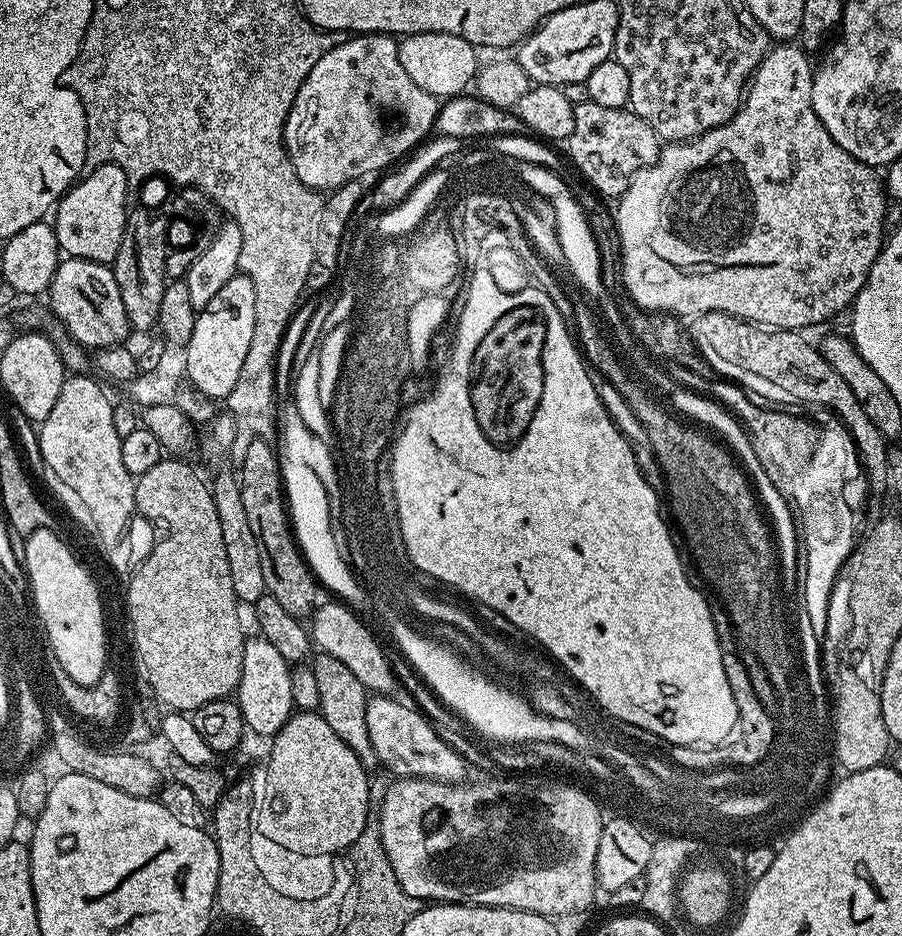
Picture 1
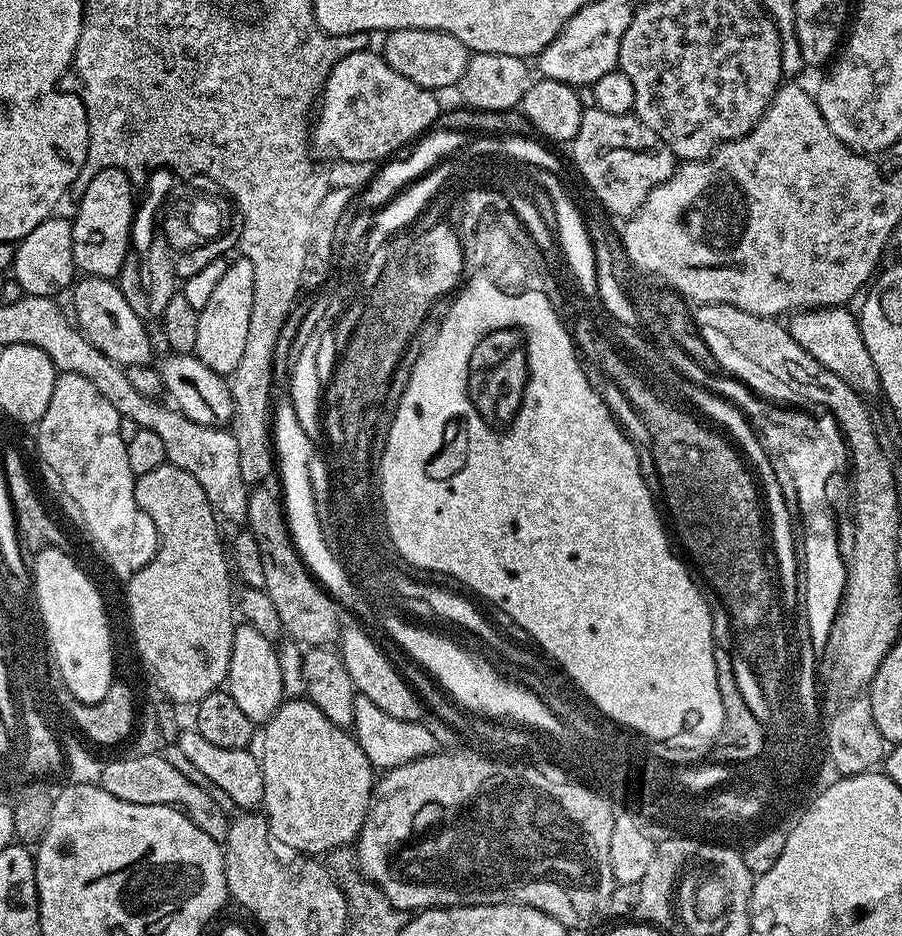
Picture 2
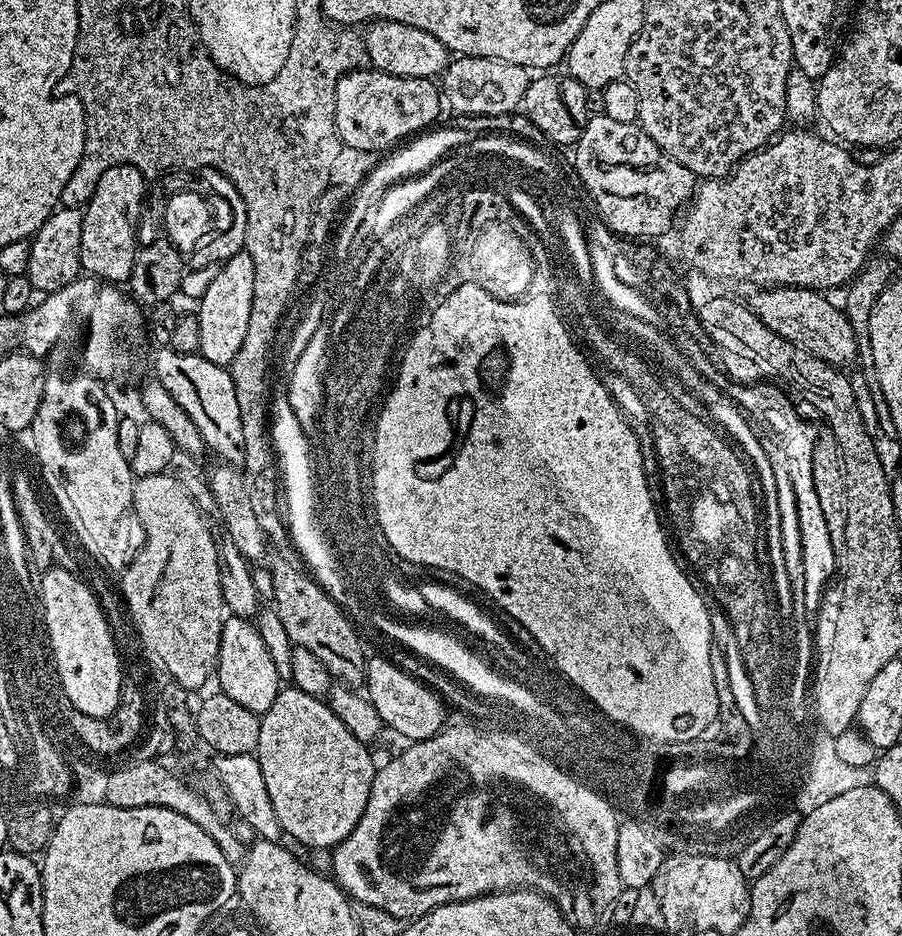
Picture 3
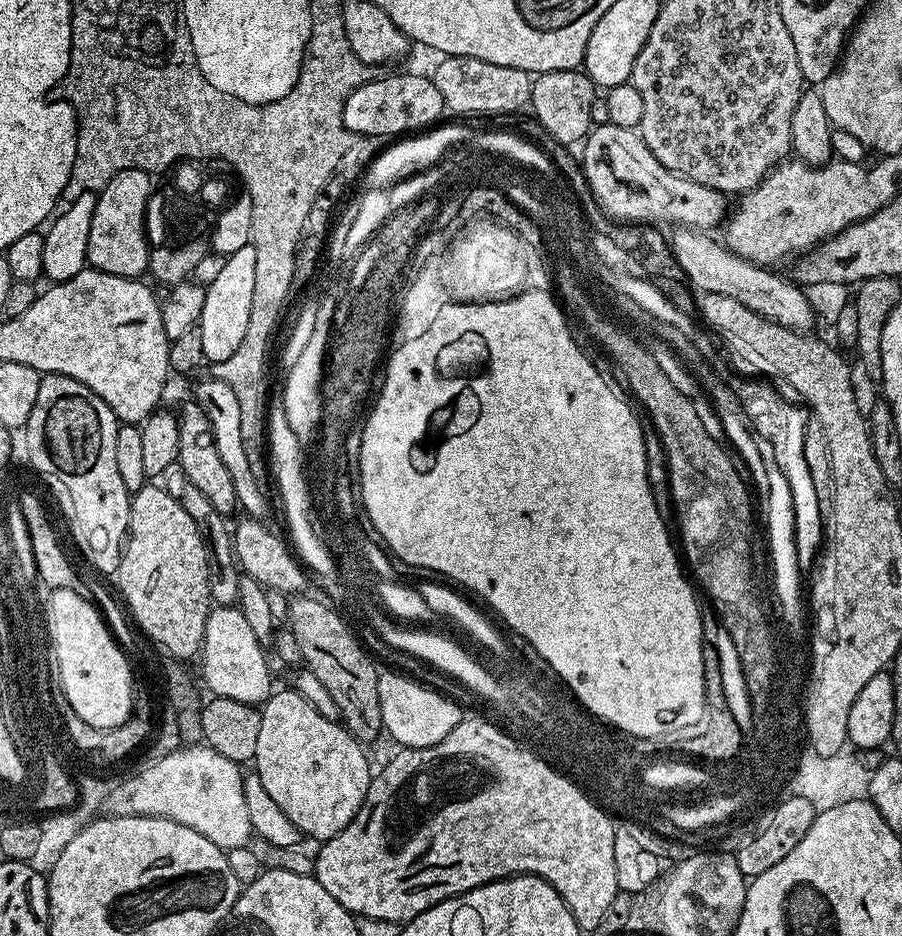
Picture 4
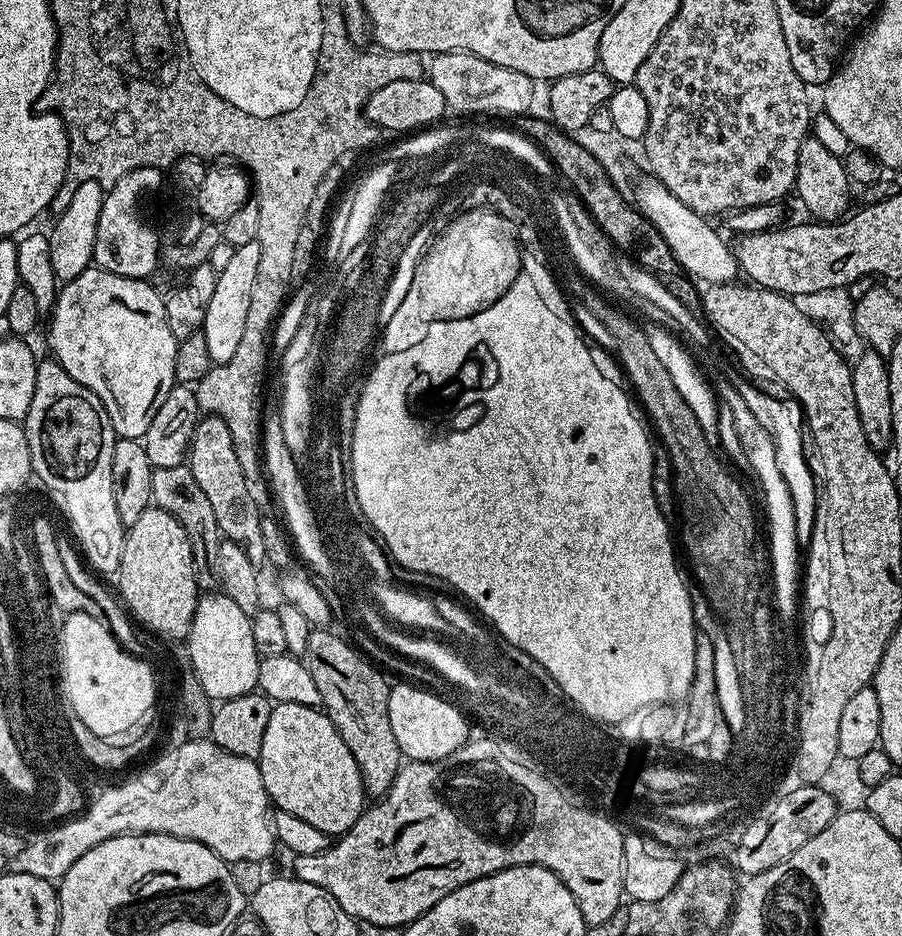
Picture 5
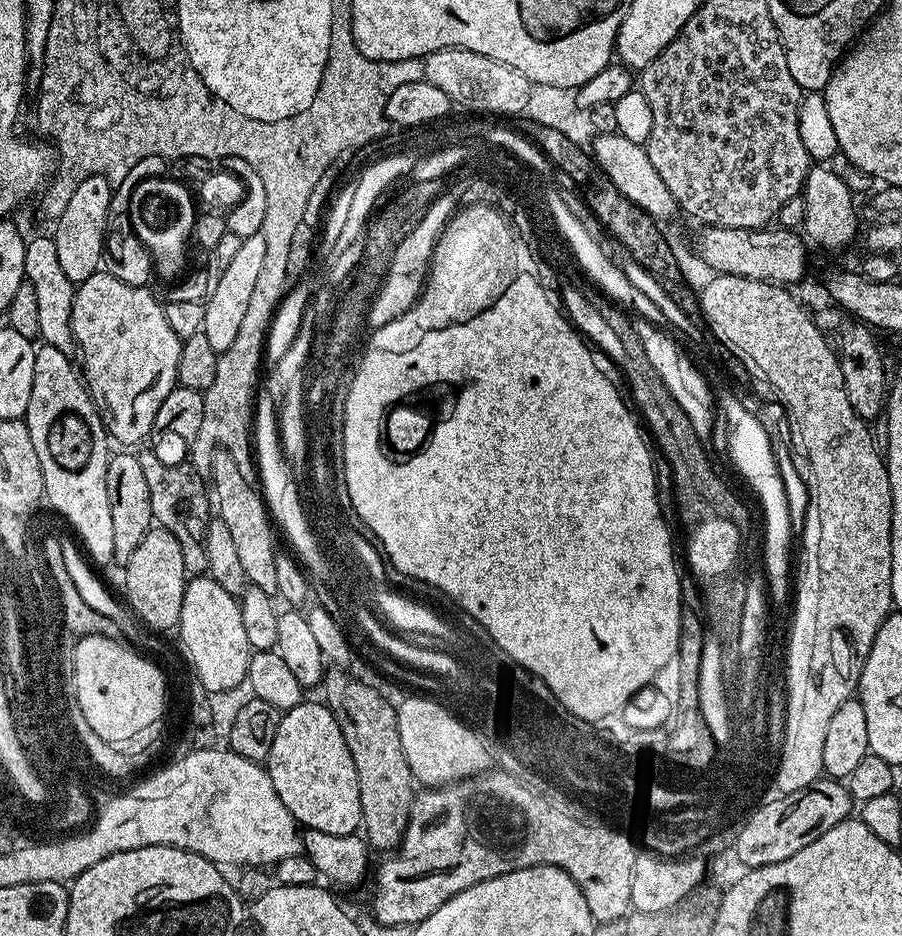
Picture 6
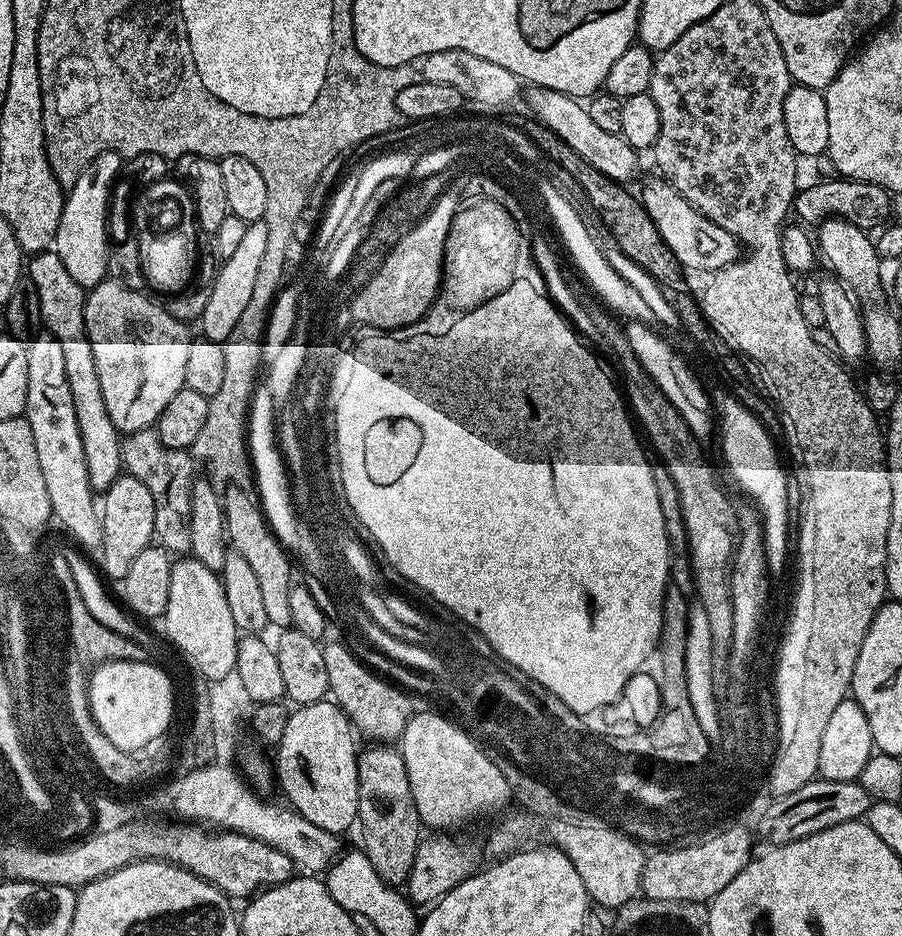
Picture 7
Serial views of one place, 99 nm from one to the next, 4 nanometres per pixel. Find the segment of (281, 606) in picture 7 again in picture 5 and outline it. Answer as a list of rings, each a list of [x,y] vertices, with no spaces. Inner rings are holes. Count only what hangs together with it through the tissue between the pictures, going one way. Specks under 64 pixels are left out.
[[[211,414],[201,417],[192,436],[186,463],[194,474],[194,479],[198,481],[198,486],[202,486],[202,494],[206,494],[214,509],[221,537],[243,545],[250,562],[256,566],[263,565],[266,546],[262,542],[262,513],[252,497],[255,496],[254,490],[246,482],[246,474],[238,462],[238,454],[234,454],[234,438],[230,438],[230,426]]]

